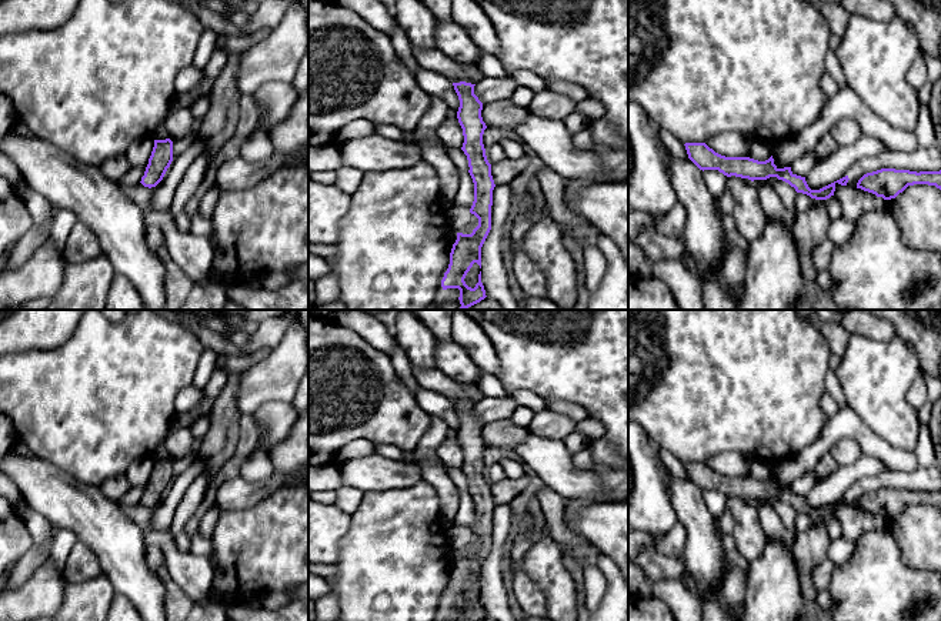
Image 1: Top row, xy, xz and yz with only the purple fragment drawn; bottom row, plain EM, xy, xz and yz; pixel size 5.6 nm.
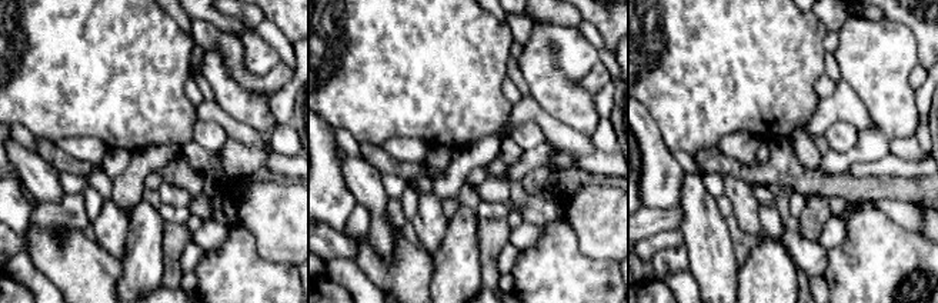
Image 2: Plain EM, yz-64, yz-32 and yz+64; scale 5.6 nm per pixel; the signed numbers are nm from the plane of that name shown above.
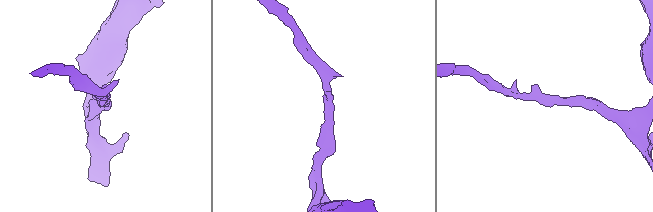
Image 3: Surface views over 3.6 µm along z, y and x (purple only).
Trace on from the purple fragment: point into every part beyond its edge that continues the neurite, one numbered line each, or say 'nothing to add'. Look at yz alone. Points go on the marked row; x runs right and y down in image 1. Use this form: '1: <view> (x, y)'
nothing to add

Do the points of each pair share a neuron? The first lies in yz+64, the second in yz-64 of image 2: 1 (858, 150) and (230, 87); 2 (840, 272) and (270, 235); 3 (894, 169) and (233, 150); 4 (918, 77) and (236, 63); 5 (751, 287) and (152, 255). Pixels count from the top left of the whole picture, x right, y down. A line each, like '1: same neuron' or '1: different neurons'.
1: same neuron
2: different neurons
3: different neurons
4: same neuron
5: same neuron

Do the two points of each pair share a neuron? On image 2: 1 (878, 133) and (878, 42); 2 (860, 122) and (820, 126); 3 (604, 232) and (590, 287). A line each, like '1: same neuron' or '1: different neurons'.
1: same neuron
2: same neuron
3: different neurons

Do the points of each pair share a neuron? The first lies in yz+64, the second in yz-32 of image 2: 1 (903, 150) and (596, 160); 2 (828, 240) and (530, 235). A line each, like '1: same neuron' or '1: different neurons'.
1: different neurons
2: same neuron

